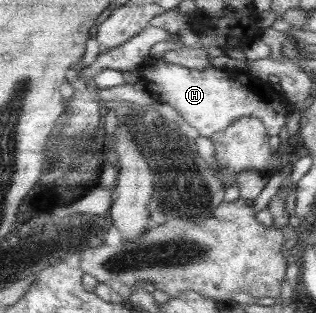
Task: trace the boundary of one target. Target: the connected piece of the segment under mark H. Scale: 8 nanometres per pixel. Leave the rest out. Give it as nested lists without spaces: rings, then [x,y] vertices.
[[[159,59],[144,63],[137,70],[137,74],[155,101],[169,104],[176,111],[177,120],[187,122],[197,131],[199,137],[207,139],[241,117],[259,119],[267,135],[277,134],[281,127],[286,126],[287,107],[290,104],[285,101],[278,88],[267,80],[258,81],[252,78],[247,72],[216,68],[212,65],[193,70],[179,64],[161,62]]]

